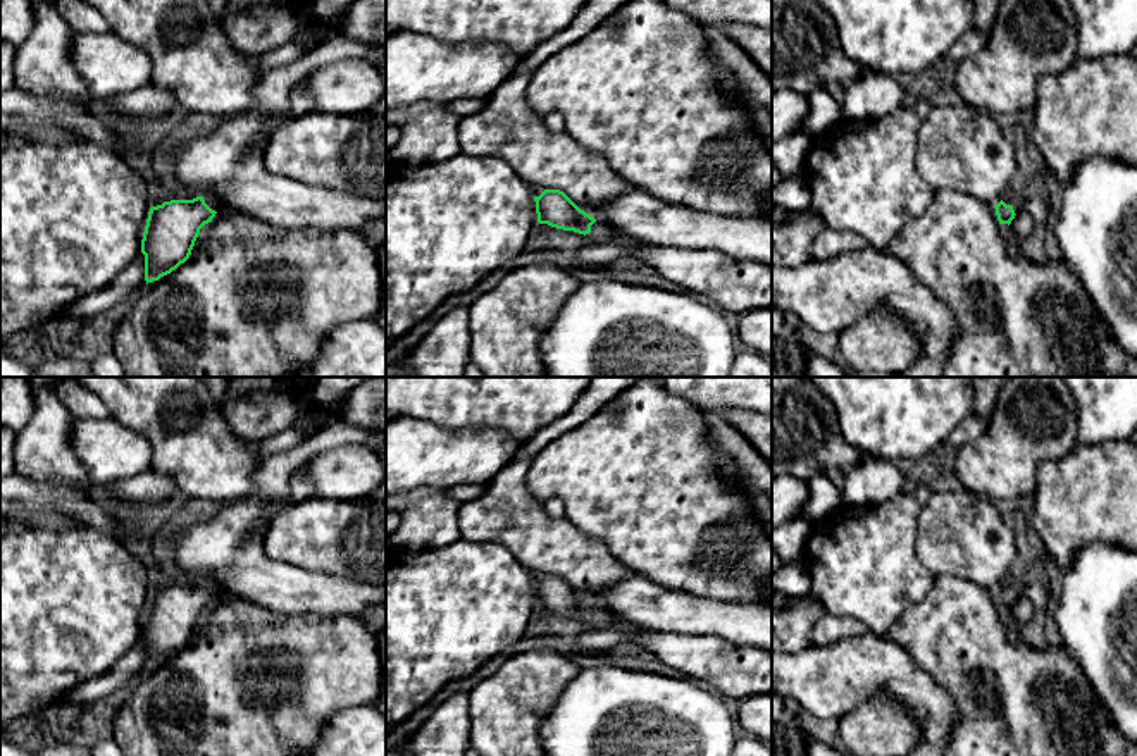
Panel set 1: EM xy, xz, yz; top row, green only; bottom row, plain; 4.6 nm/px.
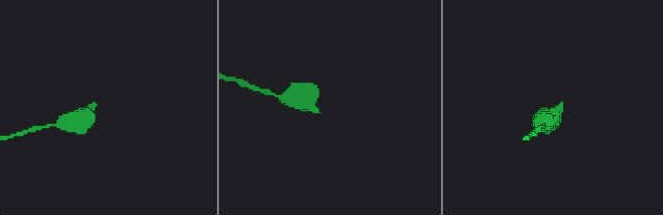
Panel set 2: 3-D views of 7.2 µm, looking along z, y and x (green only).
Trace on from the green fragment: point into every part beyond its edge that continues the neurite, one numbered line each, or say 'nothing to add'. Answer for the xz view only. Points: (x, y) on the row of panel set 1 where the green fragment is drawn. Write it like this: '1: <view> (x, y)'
1: xz (600, 233)

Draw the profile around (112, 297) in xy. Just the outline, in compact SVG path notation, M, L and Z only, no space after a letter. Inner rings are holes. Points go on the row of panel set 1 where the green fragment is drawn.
M140 251L109 286L78 300L69 312L59 319L57 327L72 327L84 317L119 310L133 291L141 291L145 286L145 255Z

